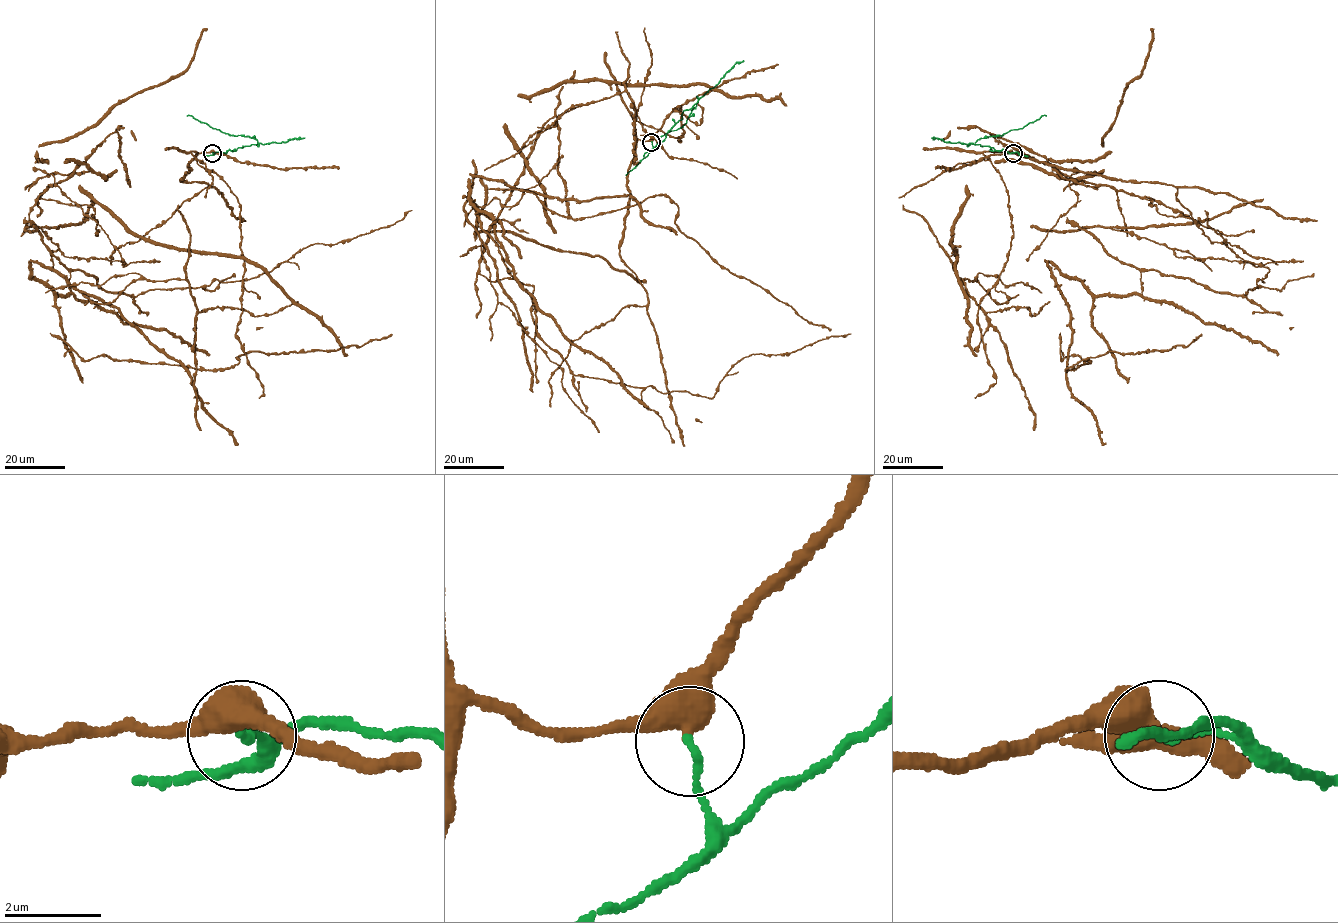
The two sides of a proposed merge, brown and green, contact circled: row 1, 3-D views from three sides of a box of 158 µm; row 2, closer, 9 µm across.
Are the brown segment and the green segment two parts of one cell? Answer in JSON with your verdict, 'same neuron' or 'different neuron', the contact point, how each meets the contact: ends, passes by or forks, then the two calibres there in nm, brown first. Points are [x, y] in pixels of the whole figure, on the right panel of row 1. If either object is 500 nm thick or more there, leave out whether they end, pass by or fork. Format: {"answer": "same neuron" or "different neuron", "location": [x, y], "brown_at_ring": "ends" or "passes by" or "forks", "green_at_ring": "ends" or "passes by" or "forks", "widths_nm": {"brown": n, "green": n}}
{"answer": "different neuron", "location": [1013, 153], "brown_at_ring": "passes by", "green_at_ring": "ends", "widths_nm": {"brown": 360, "green": 150}}

